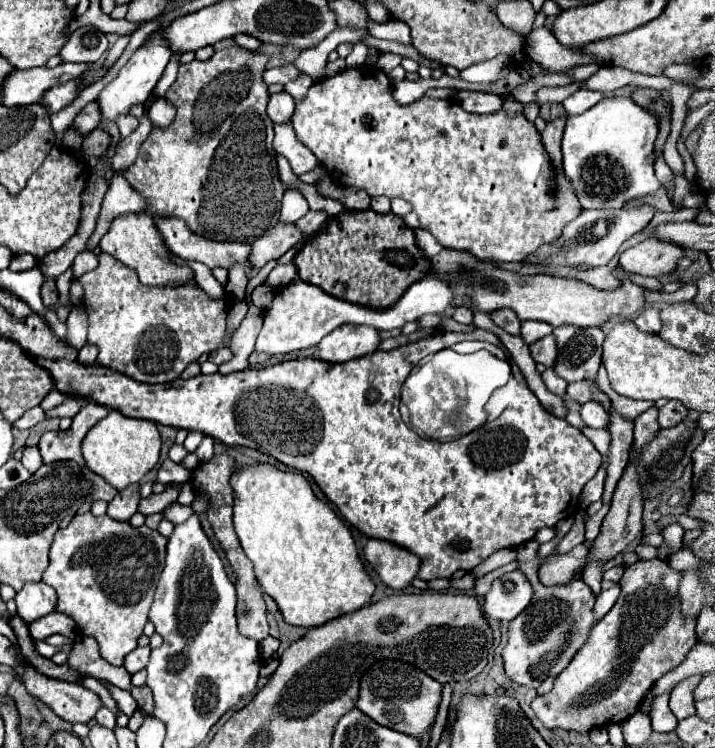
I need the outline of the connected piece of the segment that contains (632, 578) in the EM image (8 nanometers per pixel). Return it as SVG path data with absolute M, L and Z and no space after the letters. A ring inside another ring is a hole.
M640 560L626 568L620 580L622 592L614 608L598 624L594 624L586 644L576 652L576 656L562 670L562 674L558 674L552 690L544 696L534 698L532 710L546 728L590 732L592 728L604 724L624 722L630 716L630 708L632 714L638 710L638 704L642 702L646 690L650 690L656 680L660 680L664 674L684 662L684 658L696 644L696 622L682 620L680 616L680 600L676 596L678 580L680 574L664 560Z

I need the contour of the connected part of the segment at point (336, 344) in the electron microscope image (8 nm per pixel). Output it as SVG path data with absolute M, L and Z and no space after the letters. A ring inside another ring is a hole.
M344 324L330 332L320 344L320 358L326 362L348 362L352 358L360 358L378 350L382 342L380 330L372 326L356 326Z

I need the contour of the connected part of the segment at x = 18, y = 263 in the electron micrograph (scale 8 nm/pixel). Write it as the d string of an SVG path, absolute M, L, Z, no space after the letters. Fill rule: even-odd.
M20 254L20 256L14 256L12 258L12 262L10 262L10 270L18 270L18 272L22 272L22 270L28 270L28 268L34 268L36 266L36 260L34 260L34 256L30 256L30 254Z

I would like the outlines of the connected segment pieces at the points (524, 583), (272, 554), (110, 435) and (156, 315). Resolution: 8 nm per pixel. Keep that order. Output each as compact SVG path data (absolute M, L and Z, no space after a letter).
M518 570L506 572L494 580L490 592L484 596L482 610L492 620L514 620L530 602L532 586Z
M270 462L238 466L230 480L234 488L234 528L246 556L254 564L254 572L266 594L270 594L284 620L294 626L320 626L338 616L356 612L370 604L374 582L366 574L354 538L336 512L316 498L310 482L296 472L284 472Z
M112 410L102 422L94 424L86 438L82 440L82 454L86 466L102 476L110 486L122 490L128 484L138 482L150 468L156 466L160 456L160 434L154 422L140 418L126 418L124 414Z
M100 254L100 264L98 264L98 268L92 270L92 272L86 272L84 276L80 276L80 284L82 284L82 288L84 288L84 298L82 298L82 302L84 302L84 310L86 310L86 314L88 314L88 324L90 324L90 328L88 328L88 342L94 344L94 346L98 346L98 350L100 350L100 354L98 354L98 364L104 366L104 368L110 368L110 370L116 370L116 372L120 372L120 374L126 374L126 376L130 376L130 378L134 378L134 380L138 380L138 382L164 384L164 382L172 382L172 380L180 378L182 370L184 370L190 362L198 360L202 354L212 352L212 350L216 350L216 348L220 348L220 346L228 346L226 314L228 314L228 310L230 310L230 304L228 304L228 308L226 308L226 300L210 300L210 298L206 296L206 292L202 292L202 288L198 288L198 284L194 284L194 282L188 282L188 284L184 284L184 286L162 286L162 288L144 286L144 284L140 284L140 280L138 280L134 268L128 268L126 264L118 262L118 260L116 260L114 256L110 256L110 254Z

